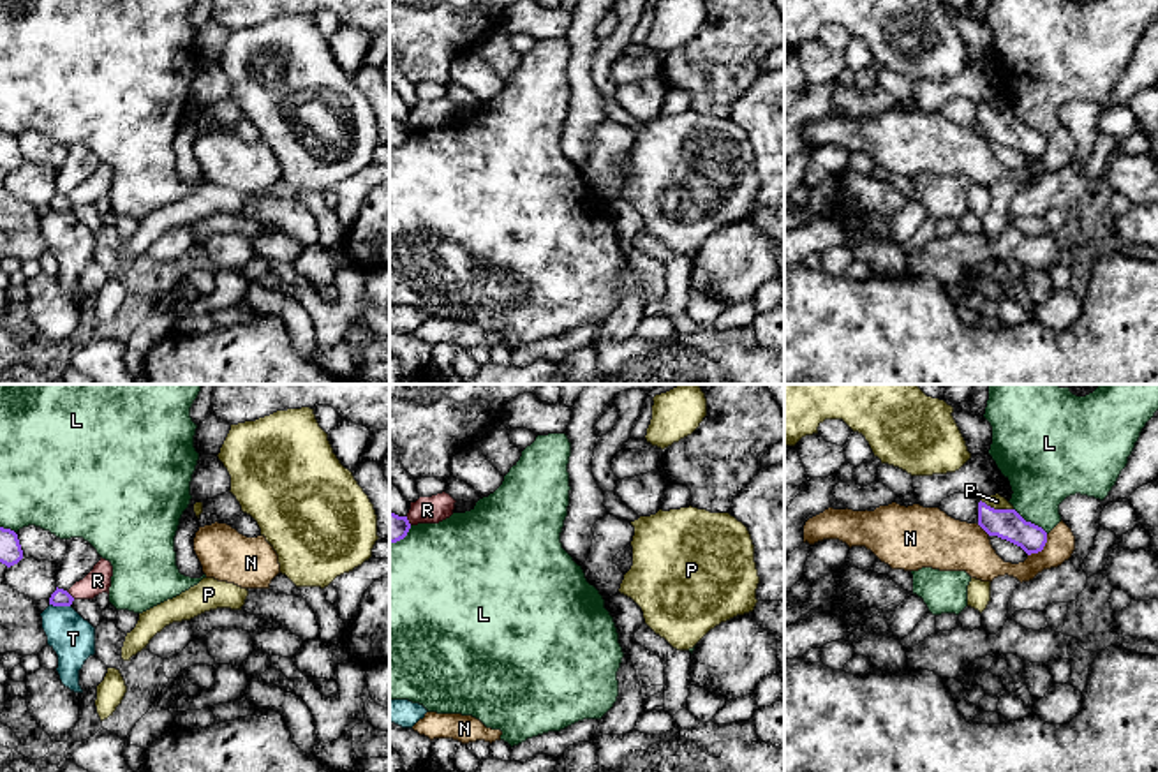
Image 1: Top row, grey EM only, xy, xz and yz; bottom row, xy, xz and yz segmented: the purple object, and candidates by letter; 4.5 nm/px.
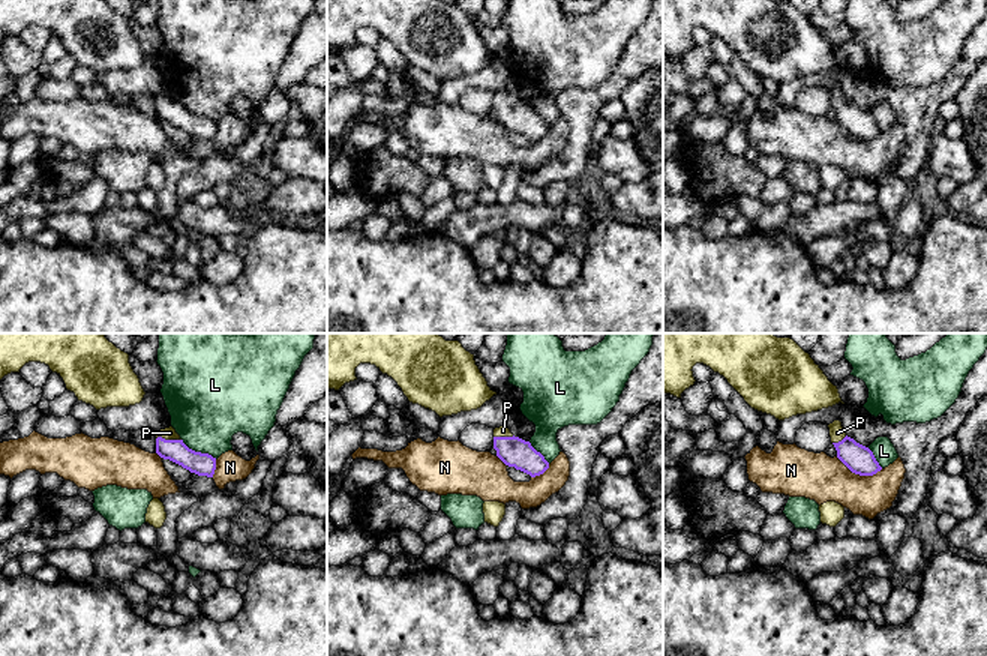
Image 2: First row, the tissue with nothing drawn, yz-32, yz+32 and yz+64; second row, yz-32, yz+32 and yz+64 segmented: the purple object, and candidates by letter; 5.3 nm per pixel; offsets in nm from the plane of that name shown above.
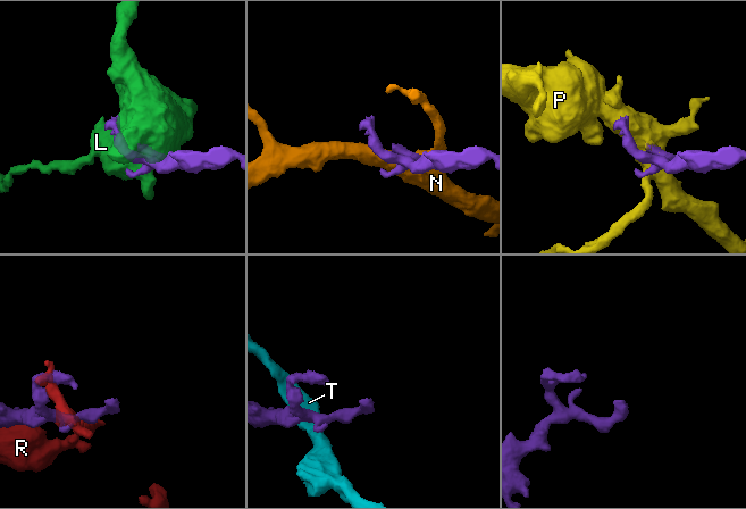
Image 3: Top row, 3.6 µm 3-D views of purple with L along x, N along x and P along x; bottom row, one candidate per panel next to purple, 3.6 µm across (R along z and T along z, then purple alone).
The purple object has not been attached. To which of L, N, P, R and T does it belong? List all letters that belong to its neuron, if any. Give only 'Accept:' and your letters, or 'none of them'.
Accept: P

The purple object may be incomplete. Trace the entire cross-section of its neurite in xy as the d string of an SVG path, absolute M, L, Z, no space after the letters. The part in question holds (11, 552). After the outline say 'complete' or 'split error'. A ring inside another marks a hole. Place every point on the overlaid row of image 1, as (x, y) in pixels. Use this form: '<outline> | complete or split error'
M0 527L0 562L7 568L18 564L23 559L23 550L18 534L11 529Z | complete

